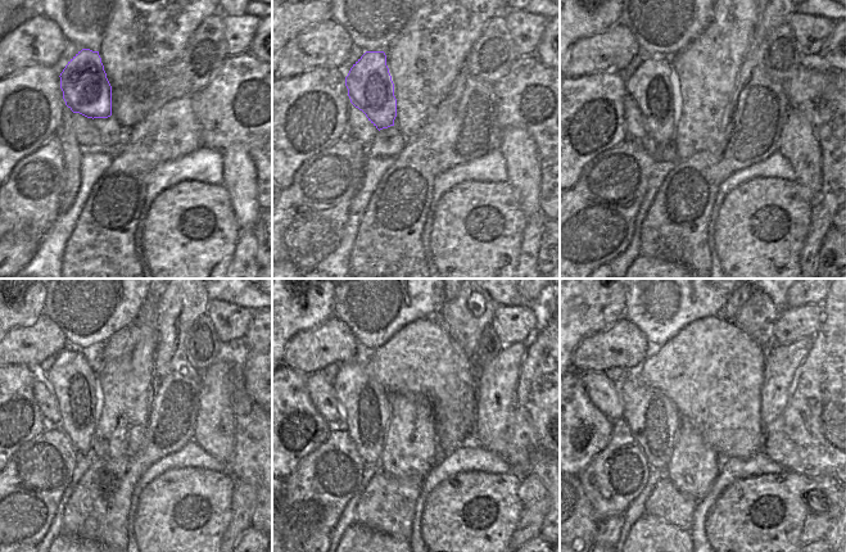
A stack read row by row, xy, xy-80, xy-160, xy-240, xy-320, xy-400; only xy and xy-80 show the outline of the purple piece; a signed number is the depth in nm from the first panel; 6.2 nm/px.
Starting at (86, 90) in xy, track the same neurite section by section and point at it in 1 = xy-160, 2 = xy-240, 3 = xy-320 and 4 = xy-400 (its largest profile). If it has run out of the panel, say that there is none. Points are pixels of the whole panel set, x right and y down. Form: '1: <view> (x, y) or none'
1: xy-160 (652, 86)
2: xy-240 (72, 380)
3: xy-320 (365, 405)
4: xy-400 (654, 421)

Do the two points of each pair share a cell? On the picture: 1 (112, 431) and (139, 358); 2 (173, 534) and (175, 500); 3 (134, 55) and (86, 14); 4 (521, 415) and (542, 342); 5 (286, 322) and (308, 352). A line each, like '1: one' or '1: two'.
1: one
2: one
3: two
4: one
5: two

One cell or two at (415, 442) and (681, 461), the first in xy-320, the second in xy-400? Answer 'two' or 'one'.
one

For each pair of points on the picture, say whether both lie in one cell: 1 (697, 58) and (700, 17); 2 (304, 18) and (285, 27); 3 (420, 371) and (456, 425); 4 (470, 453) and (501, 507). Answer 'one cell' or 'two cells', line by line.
1: two cells
2: one cell
3: one cell
4: two cells

